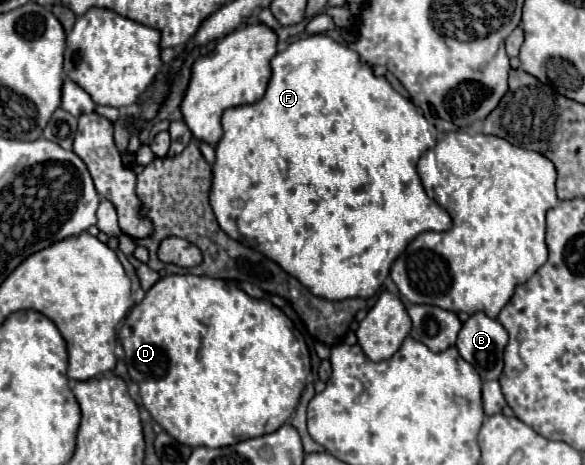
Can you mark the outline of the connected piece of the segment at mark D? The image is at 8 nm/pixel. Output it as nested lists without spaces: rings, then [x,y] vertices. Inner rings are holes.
[[[189,273],[172,274],[159,279],[147,291],[145,299],[139,305],[135,305],[133,311],[129,311],[129,315],[125,317],[125,323],[121,327],[119,339],[121,339],[121,345],[125,349],[125,365],[127,365],[129,377],[139,385],[139,395],[143,399],[145,409],[173,439],[177,439],[189,447],[199,447],[199,445],[227,447],[227,445],[233,445],[233,443],[243,441],[243,439],[251,439],[251,437],[259,437],[259,435],[277,431],[295,413],[295,409],[299,405],[299,397],[305,389],[307,375],[311,371],[309,349],[307,349],[305,341],[299,343],[299,337],[295,335],[292,320],[280,308],[273,305],[271,301],[261,301],[261,299],[249,297],[245,291],[241,291],[235,285],[229,285],[221,279],[211,279],[205,275],[197,277],[197,275]]]

